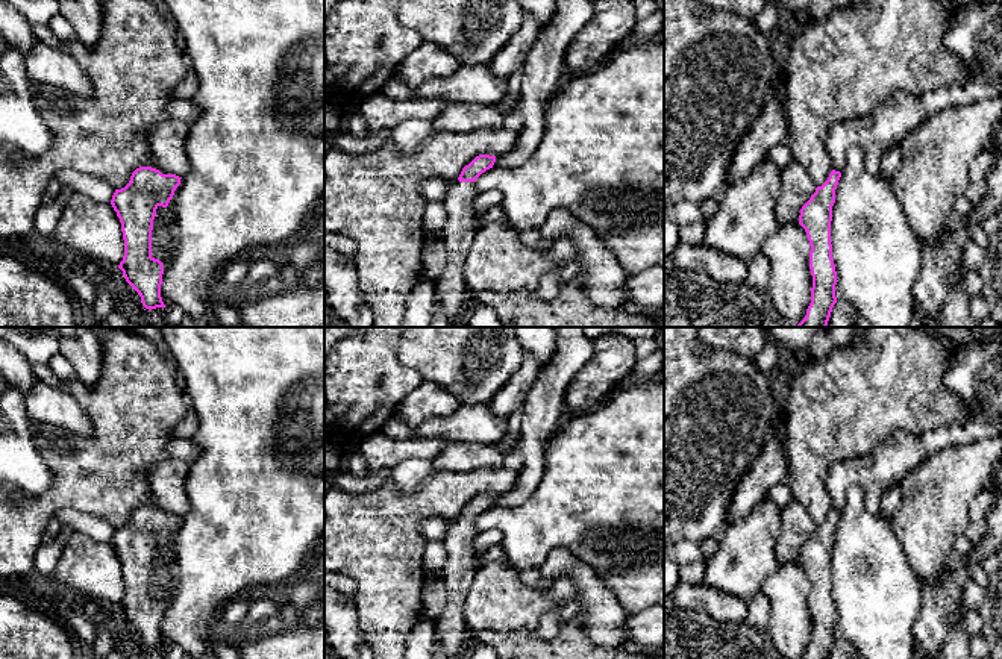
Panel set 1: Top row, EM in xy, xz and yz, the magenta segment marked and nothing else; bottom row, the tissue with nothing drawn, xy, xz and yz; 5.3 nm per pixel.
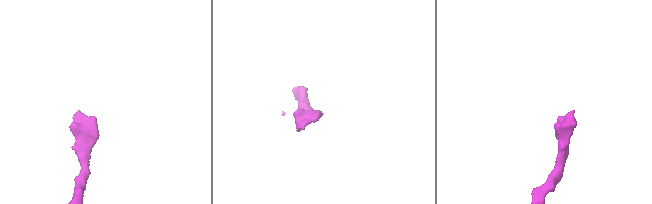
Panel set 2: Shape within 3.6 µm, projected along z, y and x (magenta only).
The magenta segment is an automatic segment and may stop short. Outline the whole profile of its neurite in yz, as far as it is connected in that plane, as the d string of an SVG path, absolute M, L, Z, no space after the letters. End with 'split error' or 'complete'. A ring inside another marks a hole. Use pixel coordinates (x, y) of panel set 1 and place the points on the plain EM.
M832 509L828 520L816 527L816 532L800 548L799 564L805 568L811 585L809 609L813 615L811 642L803 659L829 659L837 642L831 561L840 517L841 512Z; complete

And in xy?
M139 506L124 527L115 529L111 539L124 579L124 595L118 607L149 650L165 647L161 636L164 604L152 595L153 559L159 545L168 545L180 518L152 506Z; complete

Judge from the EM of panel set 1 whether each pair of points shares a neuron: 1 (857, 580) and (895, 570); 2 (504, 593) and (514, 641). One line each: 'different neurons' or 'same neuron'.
1: same neuron
2: different neurons

